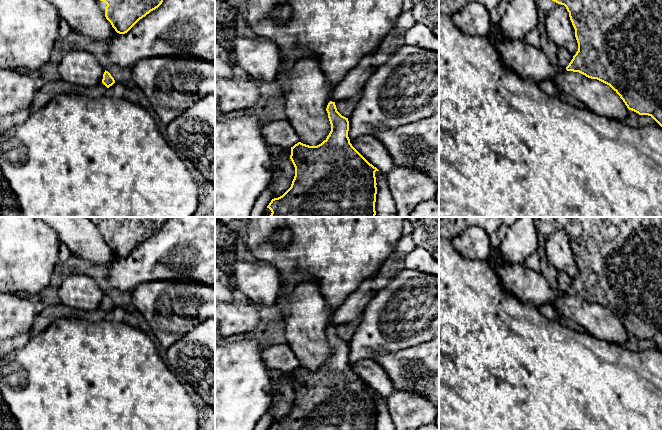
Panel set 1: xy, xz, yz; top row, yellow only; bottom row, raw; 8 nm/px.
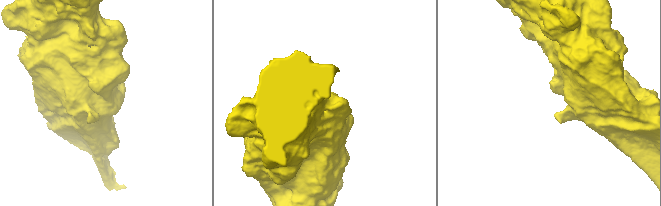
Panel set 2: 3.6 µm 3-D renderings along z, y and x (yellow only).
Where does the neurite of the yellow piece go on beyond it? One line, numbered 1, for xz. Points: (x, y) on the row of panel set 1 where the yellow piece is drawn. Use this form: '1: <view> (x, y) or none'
1: none

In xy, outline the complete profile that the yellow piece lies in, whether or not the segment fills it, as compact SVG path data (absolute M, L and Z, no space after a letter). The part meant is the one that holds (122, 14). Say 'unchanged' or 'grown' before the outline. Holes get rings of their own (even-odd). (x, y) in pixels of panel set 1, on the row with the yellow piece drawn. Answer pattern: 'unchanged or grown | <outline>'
unchanged | M100 0L107 4L105 17L119 34L127 33L140 19L158 8L163 0Z

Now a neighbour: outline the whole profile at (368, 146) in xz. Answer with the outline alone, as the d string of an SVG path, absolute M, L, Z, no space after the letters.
M361 135L350 143L381 173L386 175L395 167L387 148L374 135Z

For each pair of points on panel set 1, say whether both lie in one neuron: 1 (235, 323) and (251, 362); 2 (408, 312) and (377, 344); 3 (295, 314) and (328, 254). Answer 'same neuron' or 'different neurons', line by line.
1: different neurons
2: same neuron
3: different neurons

